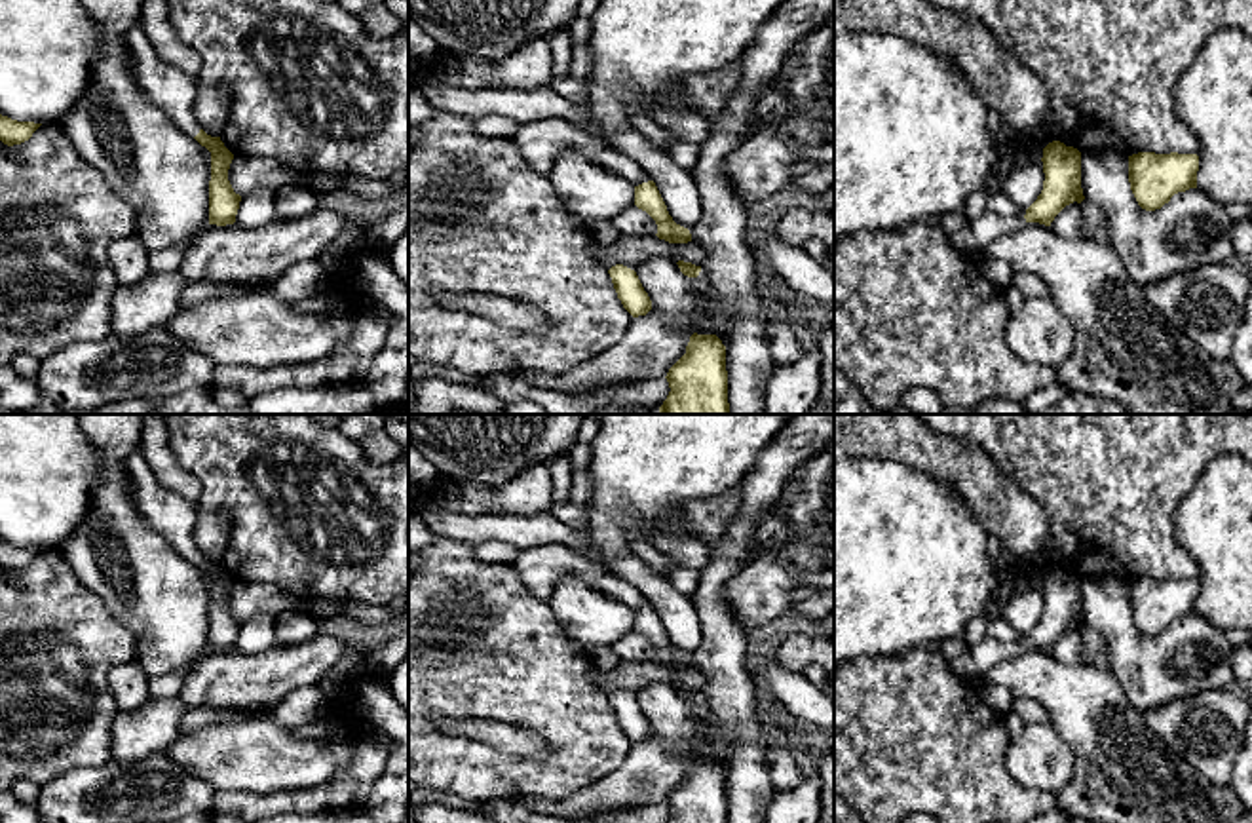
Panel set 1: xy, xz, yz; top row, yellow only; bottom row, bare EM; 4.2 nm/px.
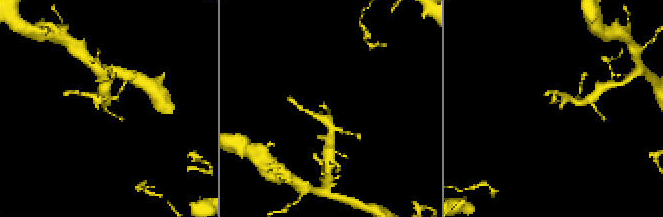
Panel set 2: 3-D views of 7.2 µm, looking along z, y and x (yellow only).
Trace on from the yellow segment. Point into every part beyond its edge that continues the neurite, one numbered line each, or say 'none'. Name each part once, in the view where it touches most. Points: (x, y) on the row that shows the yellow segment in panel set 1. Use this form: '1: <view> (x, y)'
1: yz (981, 232)

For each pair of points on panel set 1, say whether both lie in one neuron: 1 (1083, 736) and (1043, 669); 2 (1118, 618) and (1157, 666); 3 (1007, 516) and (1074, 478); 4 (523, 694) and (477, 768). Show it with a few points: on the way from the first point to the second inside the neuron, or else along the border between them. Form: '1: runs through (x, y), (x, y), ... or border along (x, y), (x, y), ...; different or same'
1: runs through (1083, 719), (1083, 711), (1059, 687); same
2: runs through (1121, 630), (1146, 654); same
3: border along (1002, 470), (1045, 514), (1051, 542); different
4: runs through (557, 728), (563, 749), (542, 770), (512, 770); same

